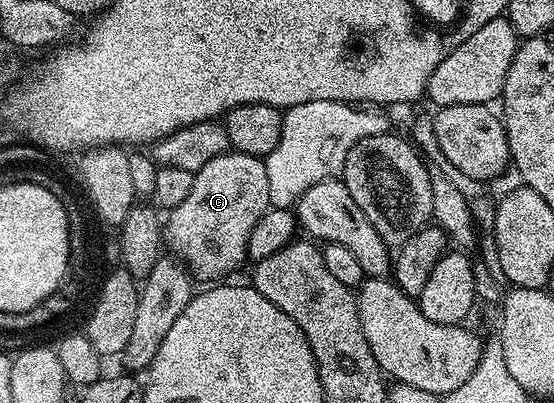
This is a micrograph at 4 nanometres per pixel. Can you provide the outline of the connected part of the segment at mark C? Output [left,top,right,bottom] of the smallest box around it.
[162,149,270,281]

